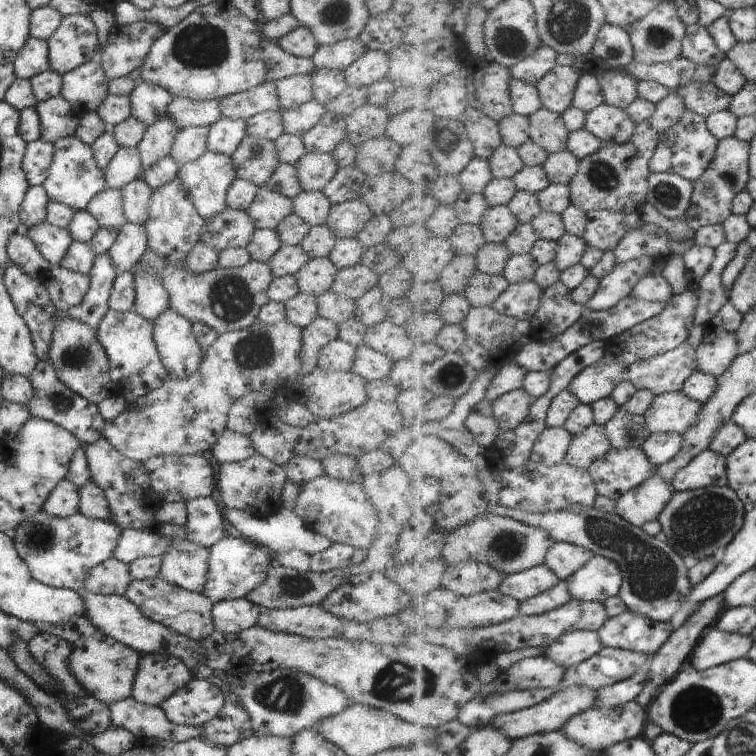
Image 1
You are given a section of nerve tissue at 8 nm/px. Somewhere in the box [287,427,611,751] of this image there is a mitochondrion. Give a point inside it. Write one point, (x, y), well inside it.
(425, 684)

